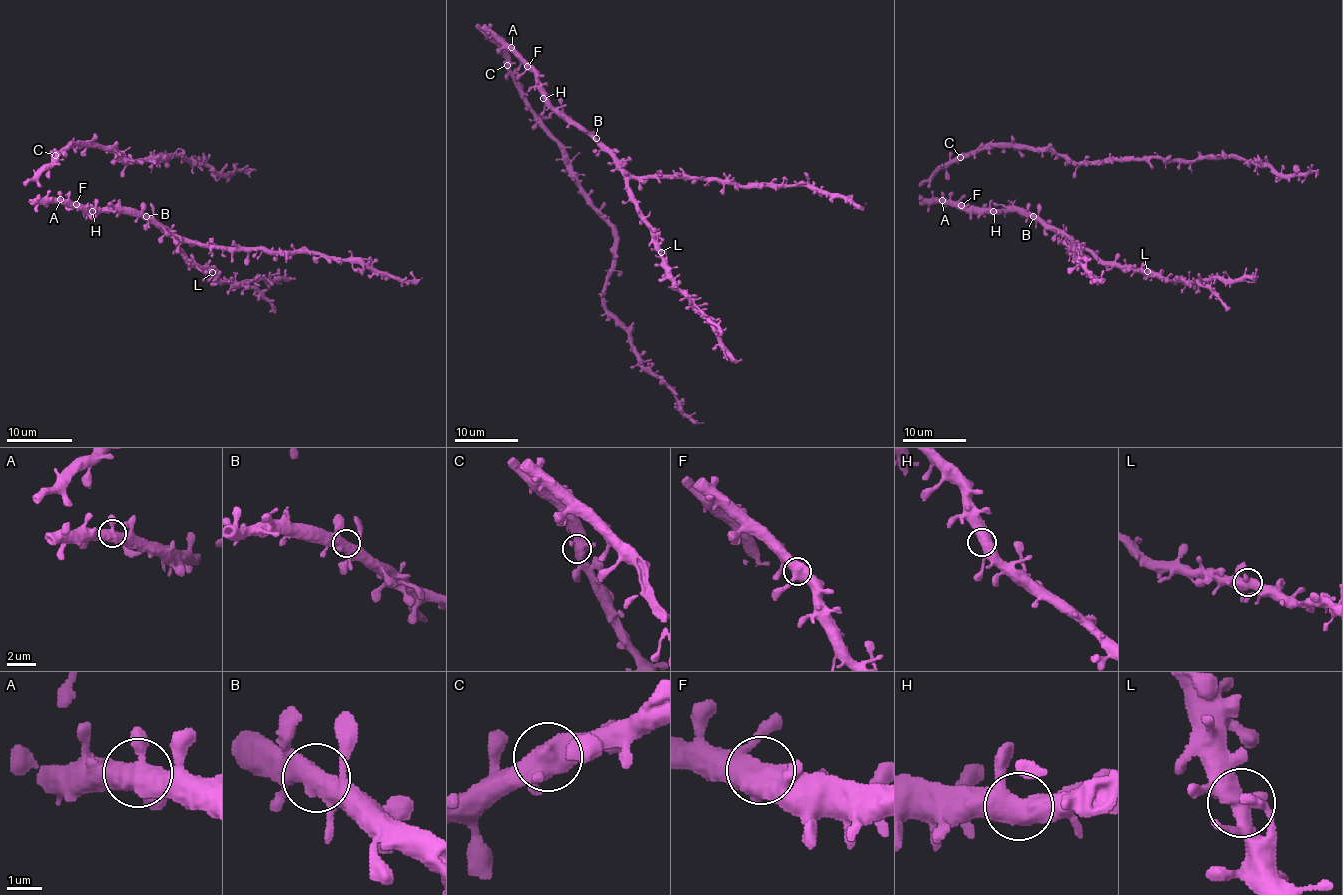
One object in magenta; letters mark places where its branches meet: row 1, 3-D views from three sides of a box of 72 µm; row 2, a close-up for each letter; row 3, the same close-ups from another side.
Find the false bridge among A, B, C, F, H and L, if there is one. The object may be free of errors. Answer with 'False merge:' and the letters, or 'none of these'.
False merge: none of these

